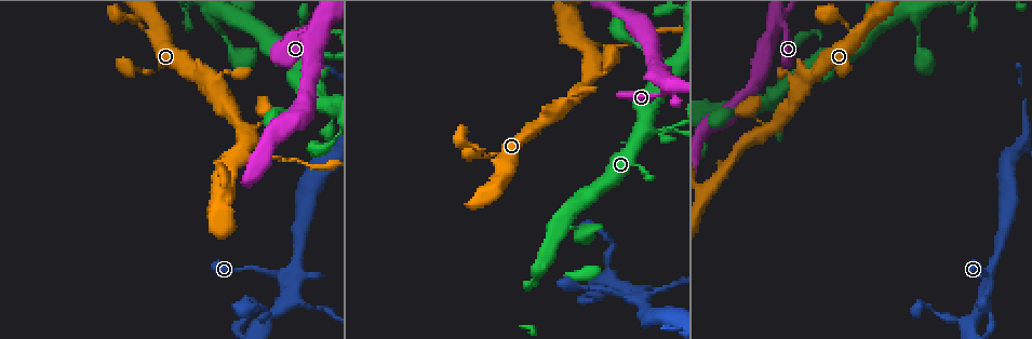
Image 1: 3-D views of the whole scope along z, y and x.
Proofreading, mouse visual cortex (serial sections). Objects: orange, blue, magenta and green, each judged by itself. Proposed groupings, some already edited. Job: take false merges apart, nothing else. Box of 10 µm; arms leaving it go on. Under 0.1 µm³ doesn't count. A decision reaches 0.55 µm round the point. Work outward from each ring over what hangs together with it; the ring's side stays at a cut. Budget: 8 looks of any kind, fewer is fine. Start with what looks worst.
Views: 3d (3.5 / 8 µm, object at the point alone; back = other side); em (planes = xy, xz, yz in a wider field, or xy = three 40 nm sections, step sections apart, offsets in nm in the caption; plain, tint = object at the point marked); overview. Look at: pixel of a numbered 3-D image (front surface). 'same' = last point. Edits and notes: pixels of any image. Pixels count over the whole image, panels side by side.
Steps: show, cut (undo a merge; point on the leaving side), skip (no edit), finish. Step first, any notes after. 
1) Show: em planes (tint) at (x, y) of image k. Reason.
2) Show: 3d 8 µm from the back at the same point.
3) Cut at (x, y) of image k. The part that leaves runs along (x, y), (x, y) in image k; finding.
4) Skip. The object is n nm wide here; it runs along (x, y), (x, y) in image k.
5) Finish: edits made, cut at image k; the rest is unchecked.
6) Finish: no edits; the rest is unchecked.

Show: 3d 8 µm from the back at (734, 153) of image 1. A narrow waist.

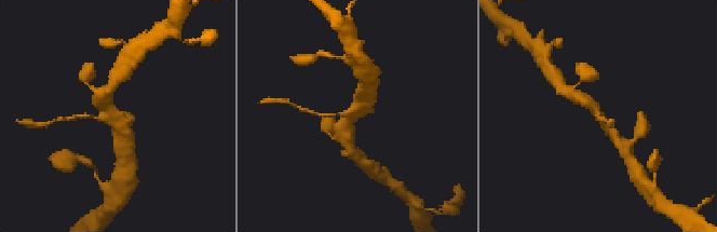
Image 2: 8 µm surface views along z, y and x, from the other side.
Show: em xy step 1 (tint) at the same point.

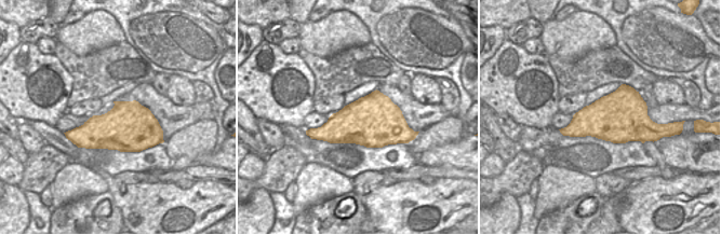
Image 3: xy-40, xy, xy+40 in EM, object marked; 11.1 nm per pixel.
Skip. It runs along (575, 96), (592, 105), (613, 136) in image 2; continuous, no second cell.

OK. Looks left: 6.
Show: 3d 8 µm at (230, 45) of image 1. Narrows sharply.

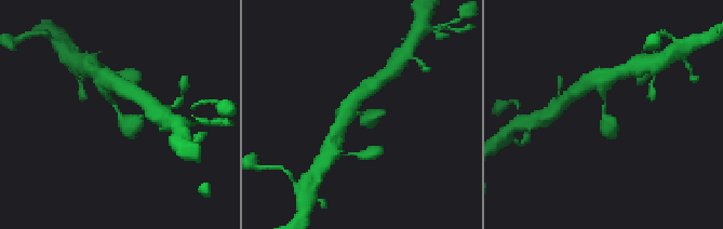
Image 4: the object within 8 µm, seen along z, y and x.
Show: em xy step 3 (tint) at the same point.

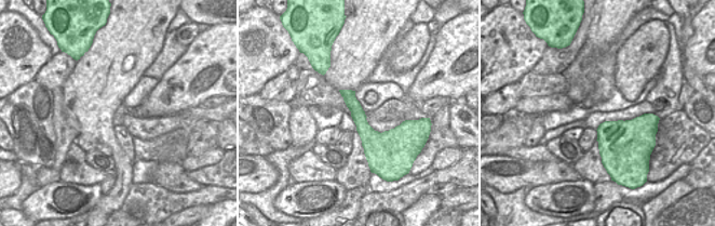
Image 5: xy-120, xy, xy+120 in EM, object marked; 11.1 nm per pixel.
Skip. It runs along (106, 86), (106, 98), (135, 136) in image 4; one cell here.

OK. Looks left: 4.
Show: em xy step 3 (tint) at (318, 307) of image 1. Thick turns thin.

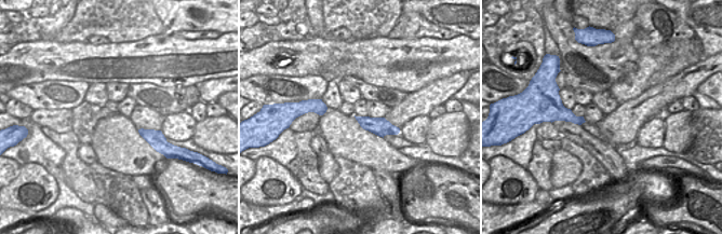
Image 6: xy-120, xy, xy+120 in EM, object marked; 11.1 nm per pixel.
Show: 3d 3.5 µm at the same point. Wider look.

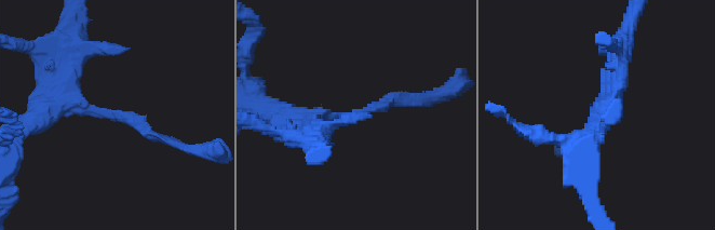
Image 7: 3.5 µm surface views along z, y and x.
Skip. The arms are 150, 300 nm wide; it runs along (65, 69), (84, 109), (164, 139) in image 7; one cell here.

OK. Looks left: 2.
Finish: no edits; the rest is unchecked.

